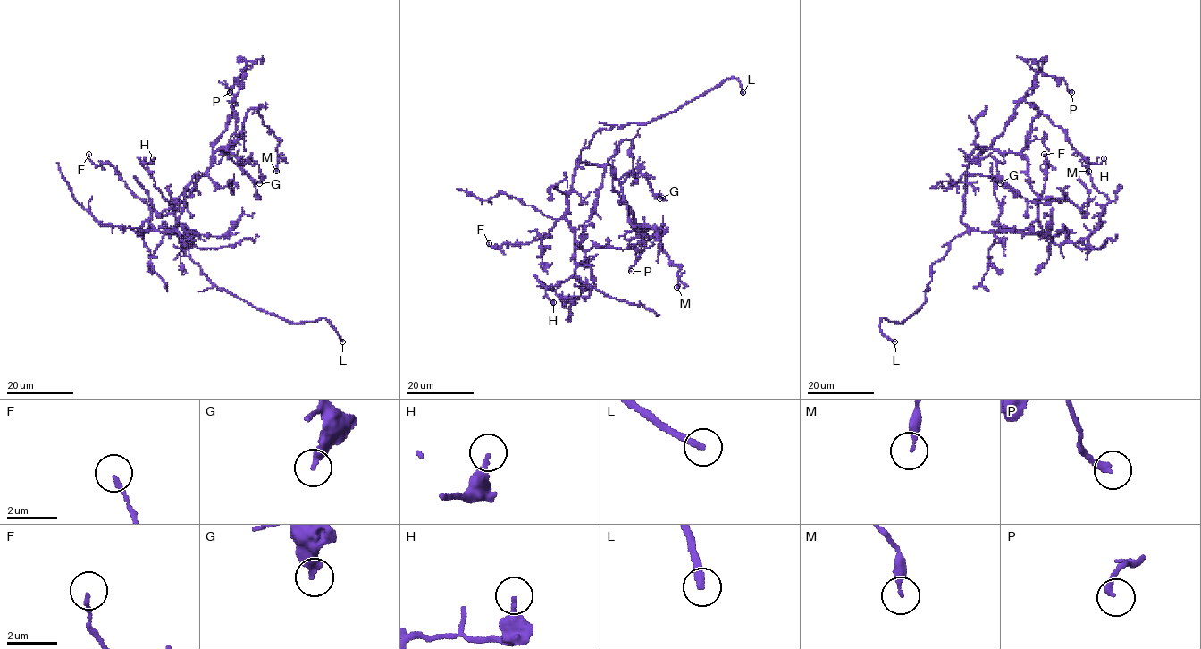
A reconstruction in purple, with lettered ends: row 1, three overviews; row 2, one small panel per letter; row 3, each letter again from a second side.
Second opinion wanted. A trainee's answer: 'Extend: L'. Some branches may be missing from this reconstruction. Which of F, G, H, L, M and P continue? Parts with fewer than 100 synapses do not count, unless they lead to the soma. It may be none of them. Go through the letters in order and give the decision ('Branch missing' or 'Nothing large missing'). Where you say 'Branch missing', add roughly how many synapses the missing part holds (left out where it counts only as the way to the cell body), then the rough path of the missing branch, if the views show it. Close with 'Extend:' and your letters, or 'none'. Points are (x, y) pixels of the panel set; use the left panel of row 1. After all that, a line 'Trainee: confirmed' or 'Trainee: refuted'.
F: Nothing large missing
G: Nothing large missing
H: Nothing large missing
L: Branch missing. Course of what is missing: (342, 341), (344, 351), (359, 363), (361, 352), (369, 355), (365, 335), (359, 338), (362, 341), (369, 329)
M: Nothing large missing
P: Nothing large missing
Extend: L
Trainee: confirmed

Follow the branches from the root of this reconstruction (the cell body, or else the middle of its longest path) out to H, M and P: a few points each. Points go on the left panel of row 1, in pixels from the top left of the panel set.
H: (180, 214), (174, 229), (165, 233), (176, 233), (185, 244), (193, 237), (155, 186), (146, 164), (153, 158)
M: (180, 214), (191, 178), (208, 169), (220, 147), (228, 152), (233, 147), (251, 109), (279, 141), (276, 171)
P: (180, 214), (185, 188), (211, 165), (214, 142), (226, 129), (232, 98), (242, 85), (241, 71), (230, 92)

